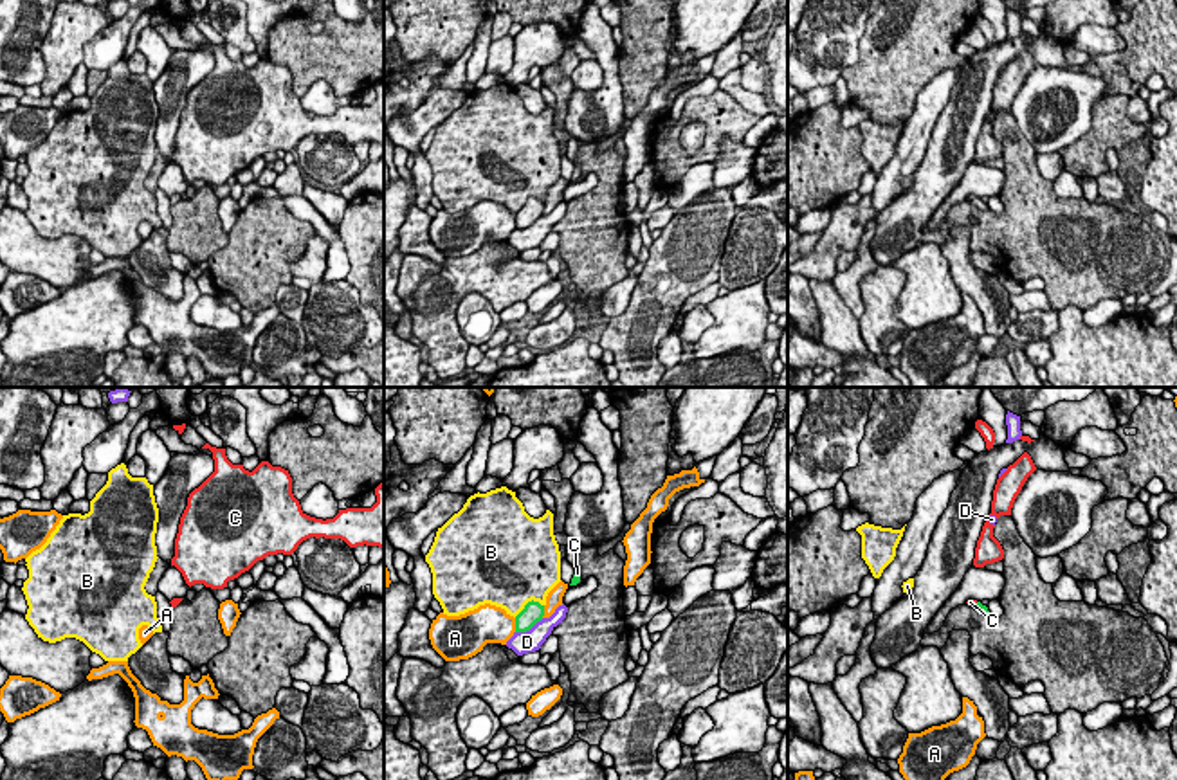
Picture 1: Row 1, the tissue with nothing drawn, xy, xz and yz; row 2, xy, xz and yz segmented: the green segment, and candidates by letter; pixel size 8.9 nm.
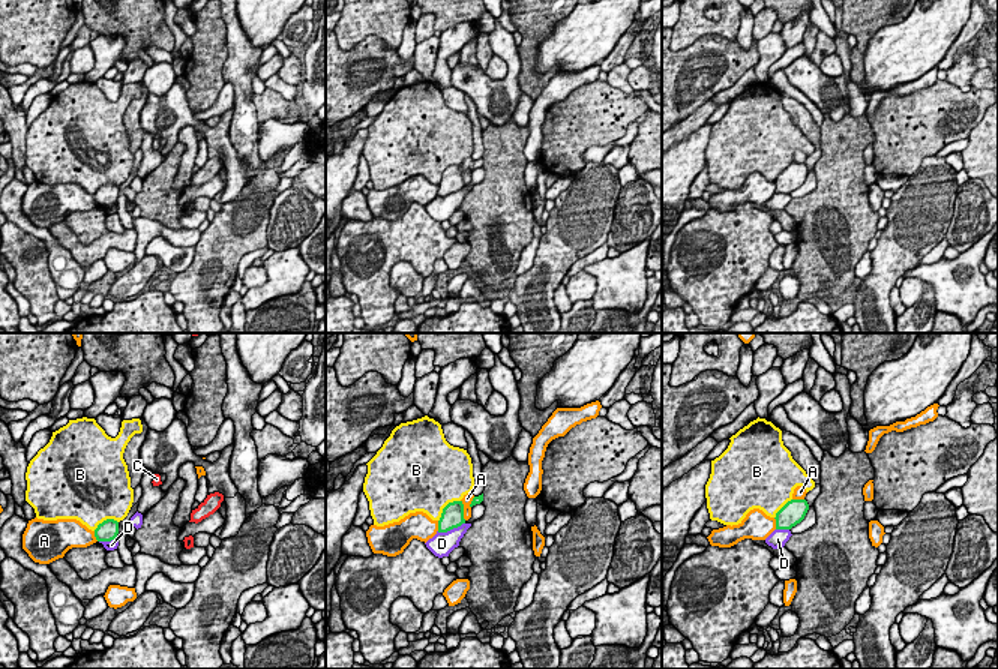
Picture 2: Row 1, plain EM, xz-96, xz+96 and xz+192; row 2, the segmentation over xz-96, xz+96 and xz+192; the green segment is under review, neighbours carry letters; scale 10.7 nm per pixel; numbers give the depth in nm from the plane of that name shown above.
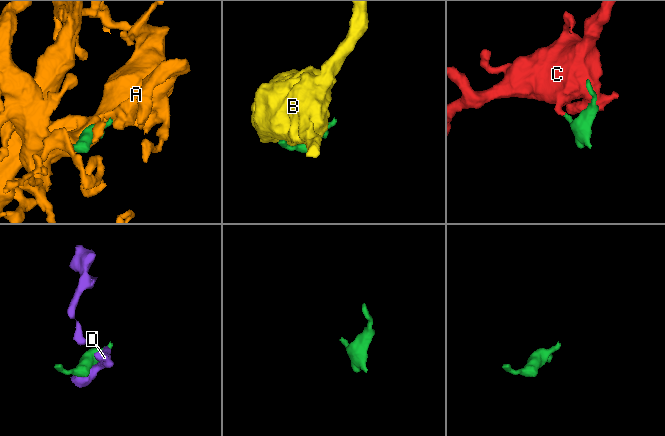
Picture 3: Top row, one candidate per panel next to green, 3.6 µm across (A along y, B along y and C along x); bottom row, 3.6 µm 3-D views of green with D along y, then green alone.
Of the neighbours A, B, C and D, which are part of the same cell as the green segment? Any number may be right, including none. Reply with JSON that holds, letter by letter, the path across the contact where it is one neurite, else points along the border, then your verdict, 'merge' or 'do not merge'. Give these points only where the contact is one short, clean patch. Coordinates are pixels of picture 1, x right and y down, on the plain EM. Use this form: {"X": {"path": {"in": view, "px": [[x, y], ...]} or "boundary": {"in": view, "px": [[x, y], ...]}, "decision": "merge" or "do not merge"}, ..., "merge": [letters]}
{"A": {"decision": "do not merge"}, "B": {"decision": "do not merge"}, "C": {"path": {"in": "yz", "px": [[983, 206], [976, 202], [970, 199]]}, "decision": "merge"}, "D": {"boundary": {"in": "xz", "px": [[543, 215], [529, 226], [516, 229]]}, "decision": "do not merge"}, "merge": ["C"]}

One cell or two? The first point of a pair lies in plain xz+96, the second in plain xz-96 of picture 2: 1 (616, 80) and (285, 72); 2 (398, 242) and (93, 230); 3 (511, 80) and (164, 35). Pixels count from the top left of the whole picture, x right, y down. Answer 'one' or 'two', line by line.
1: two
2: two
3: two

